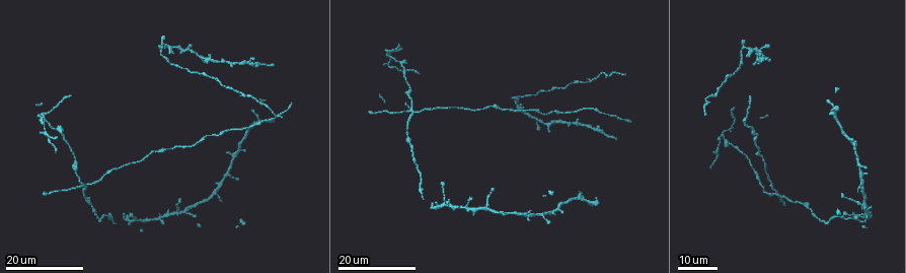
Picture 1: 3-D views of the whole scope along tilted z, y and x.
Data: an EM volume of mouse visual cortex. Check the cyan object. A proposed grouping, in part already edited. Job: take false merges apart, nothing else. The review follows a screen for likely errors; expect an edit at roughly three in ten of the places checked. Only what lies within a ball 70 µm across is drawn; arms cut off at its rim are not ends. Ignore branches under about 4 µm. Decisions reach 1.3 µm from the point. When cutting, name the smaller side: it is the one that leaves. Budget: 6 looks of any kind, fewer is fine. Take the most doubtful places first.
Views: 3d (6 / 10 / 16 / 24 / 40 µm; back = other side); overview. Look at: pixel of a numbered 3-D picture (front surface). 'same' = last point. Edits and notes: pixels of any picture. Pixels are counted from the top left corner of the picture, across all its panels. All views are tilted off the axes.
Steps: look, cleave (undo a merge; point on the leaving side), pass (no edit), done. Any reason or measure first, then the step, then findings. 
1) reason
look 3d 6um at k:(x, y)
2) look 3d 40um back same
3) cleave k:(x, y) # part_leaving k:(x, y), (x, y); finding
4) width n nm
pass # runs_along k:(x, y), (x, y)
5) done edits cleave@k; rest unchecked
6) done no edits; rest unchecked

look 3d 24um at 1:(774, 195)

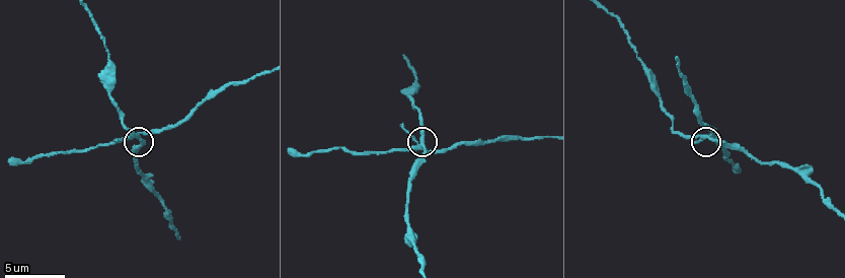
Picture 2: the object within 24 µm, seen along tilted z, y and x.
look 3d 6um at 2:(139, 138)

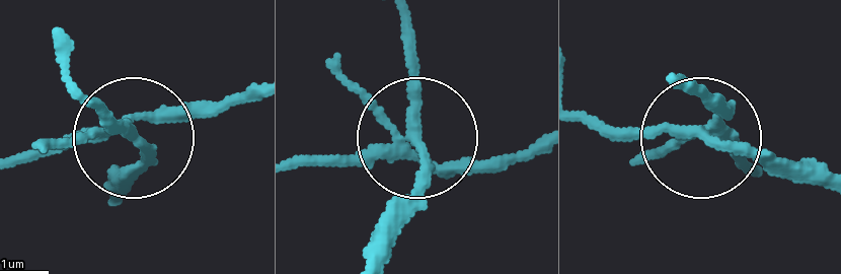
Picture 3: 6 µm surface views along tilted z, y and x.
look 3d 6um back at 3:(708, 135)

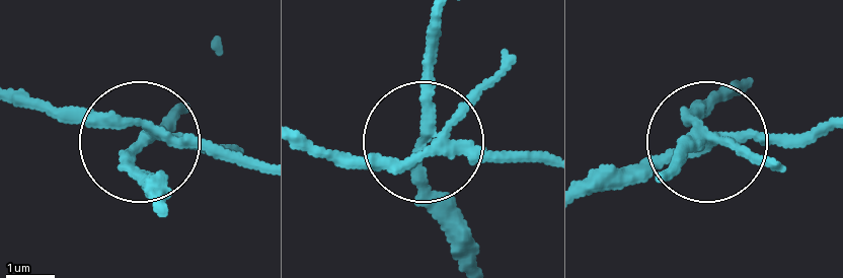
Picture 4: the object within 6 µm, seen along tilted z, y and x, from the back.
side_arm 43 um
cleave 4:(138, 172) # part_leaving 4:(438, 128), (429, 23); two neurons meet here

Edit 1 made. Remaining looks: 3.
a fork
look 3d 16um at 1:(485, 207)

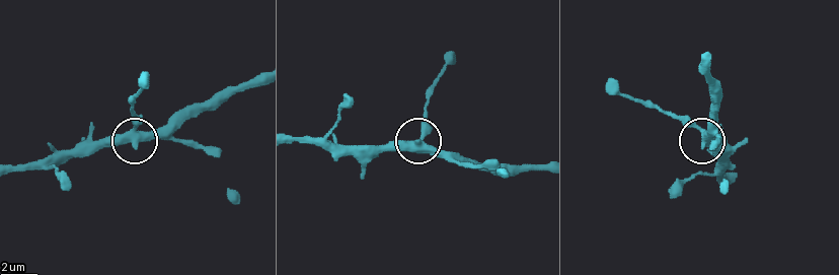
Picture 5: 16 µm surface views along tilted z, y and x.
look 3d 10um at 5:(136, 132)

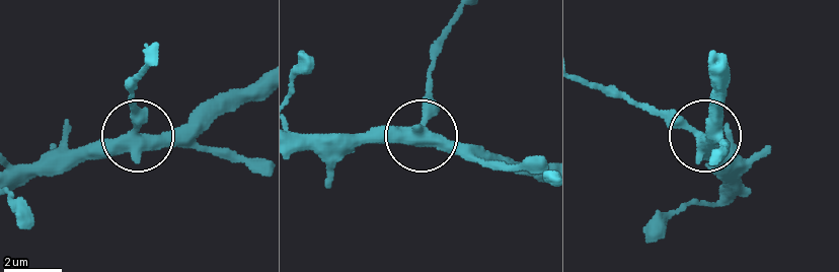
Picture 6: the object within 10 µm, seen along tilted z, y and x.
width 420 nm
pass # all the same neuron

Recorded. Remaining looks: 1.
done edits cleave@4; rest unchecked

